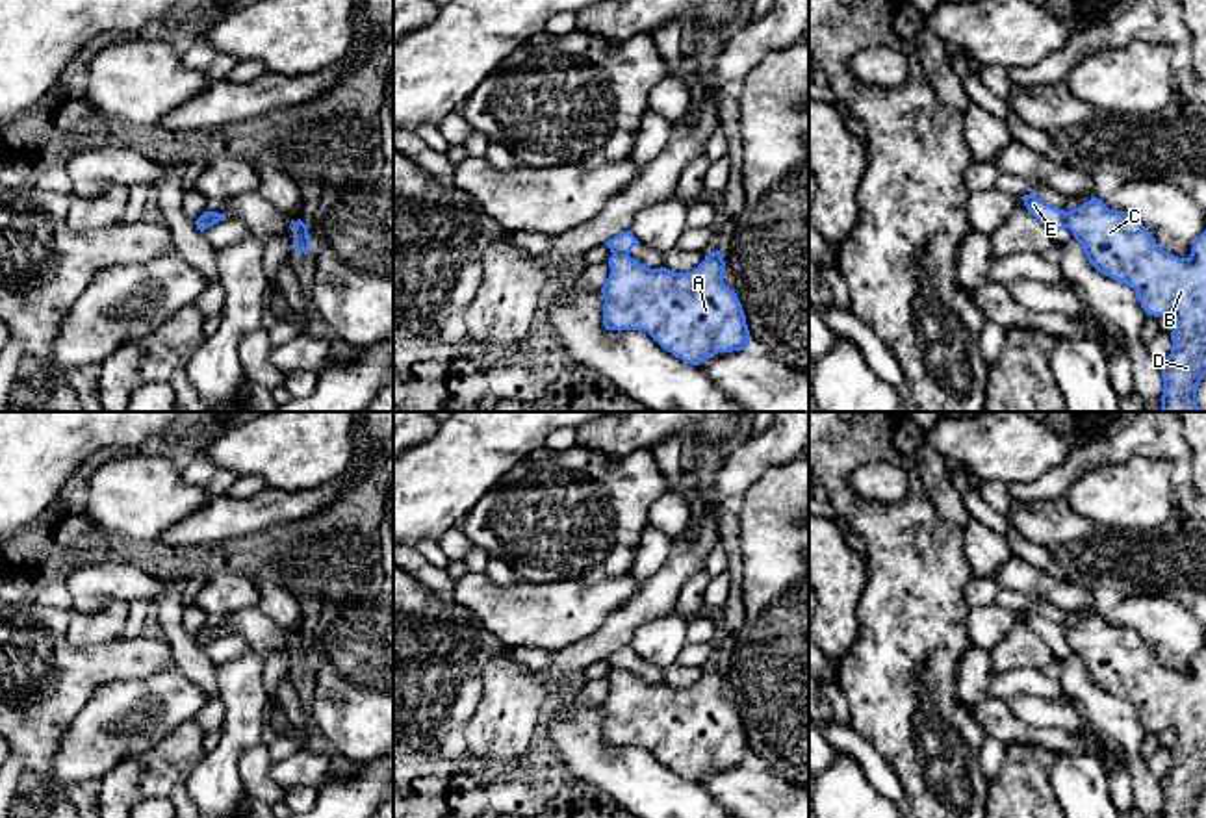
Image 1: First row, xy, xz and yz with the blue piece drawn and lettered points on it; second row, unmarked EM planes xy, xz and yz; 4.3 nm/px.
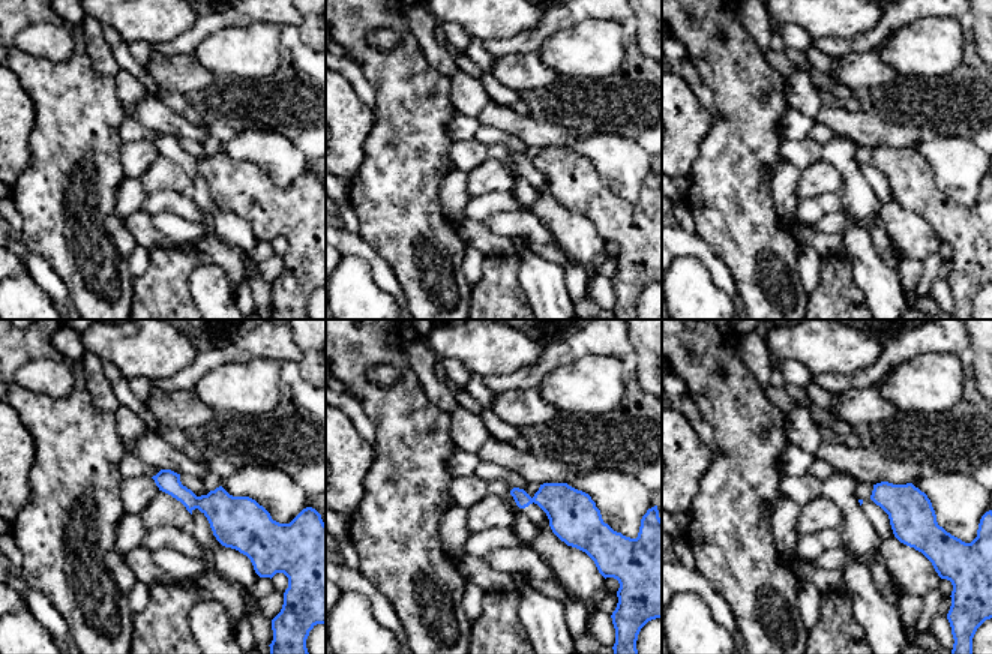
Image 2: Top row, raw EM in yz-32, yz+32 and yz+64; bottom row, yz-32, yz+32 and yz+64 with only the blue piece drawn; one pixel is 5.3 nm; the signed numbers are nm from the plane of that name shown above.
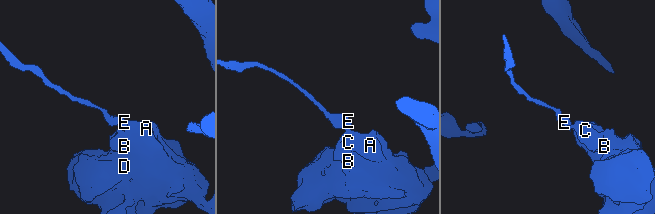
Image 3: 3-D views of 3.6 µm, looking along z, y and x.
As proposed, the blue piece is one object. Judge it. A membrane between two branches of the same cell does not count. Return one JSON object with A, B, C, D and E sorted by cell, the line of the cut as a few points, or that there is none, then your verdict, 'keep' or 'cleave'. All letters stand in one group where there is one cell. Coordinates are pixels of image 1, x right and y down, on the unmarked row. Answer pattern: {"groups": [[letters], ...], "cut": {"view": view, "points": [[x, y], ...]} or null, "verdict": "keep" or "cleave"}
{"groups": [["A", "B", "C", "D"], ["E"]], "cut": {"view": "xz", "points": [[613, 668], [628, 670]]}, "verdict": "cleave"}

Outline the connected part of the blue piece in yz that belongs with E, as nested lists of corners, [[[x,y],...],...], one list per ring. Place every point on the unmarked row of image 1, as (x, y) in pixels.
[[[1033,608],[1020,614],[1024,616],[1026,625],[1046,642],[1054,655],[1059,645],[1067,644],[1065,625],[1046,620]]]

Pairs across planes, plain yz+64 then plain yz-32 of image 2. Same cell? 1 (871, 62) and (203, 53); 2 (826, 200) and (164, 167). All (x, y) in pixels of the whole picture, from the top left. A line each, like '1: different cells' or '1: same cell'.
1: different cells
2: different cells

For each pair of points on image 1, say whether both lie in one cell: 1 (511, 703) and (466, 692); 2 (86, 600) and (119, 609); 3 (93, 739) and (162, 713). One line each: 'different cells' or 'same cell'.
1: different cells
2: different cells
3: same cell

